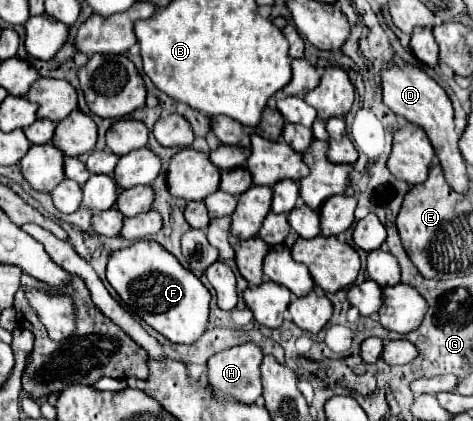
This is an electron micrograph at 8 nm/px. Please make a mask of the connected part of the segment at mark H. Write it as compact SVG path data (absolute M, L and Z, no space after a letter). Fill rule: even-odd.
M240 344L228 348L220 354L214 354L208 360L208 384L218 398L230 396L242 404L254 404L256 398L262 394L260 384L260 364L262 364L262 350L256 344Z

